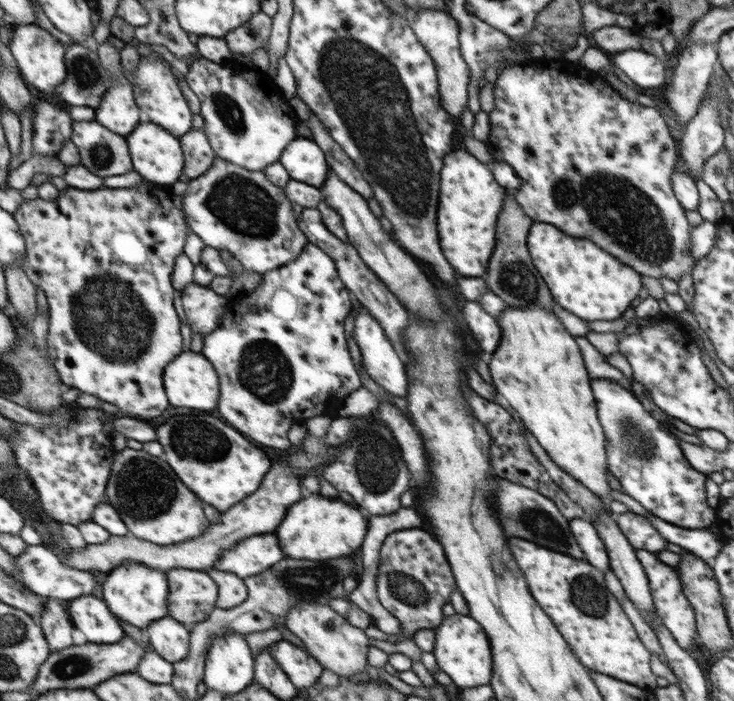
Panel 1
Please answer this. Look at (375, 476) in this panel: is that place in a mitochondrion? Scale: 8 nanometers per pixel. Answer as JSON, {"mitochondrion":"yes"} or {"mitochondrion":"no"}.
{"mitochondrion":"yes"}

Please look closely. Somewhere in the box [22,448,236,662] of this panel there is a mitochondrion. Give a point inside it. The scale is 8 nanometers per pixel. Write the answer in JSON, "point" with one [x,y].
{"point":[144,492]}

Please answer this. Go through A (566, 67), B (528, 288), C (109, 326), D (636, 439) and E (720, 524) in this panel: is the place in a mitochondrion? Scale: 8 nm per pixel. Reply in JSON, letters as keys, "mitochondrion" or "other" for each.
{"A":"other","B":"mitochondrion","C":"mitochondrion","D":"mitochondrion","E":"other"}

